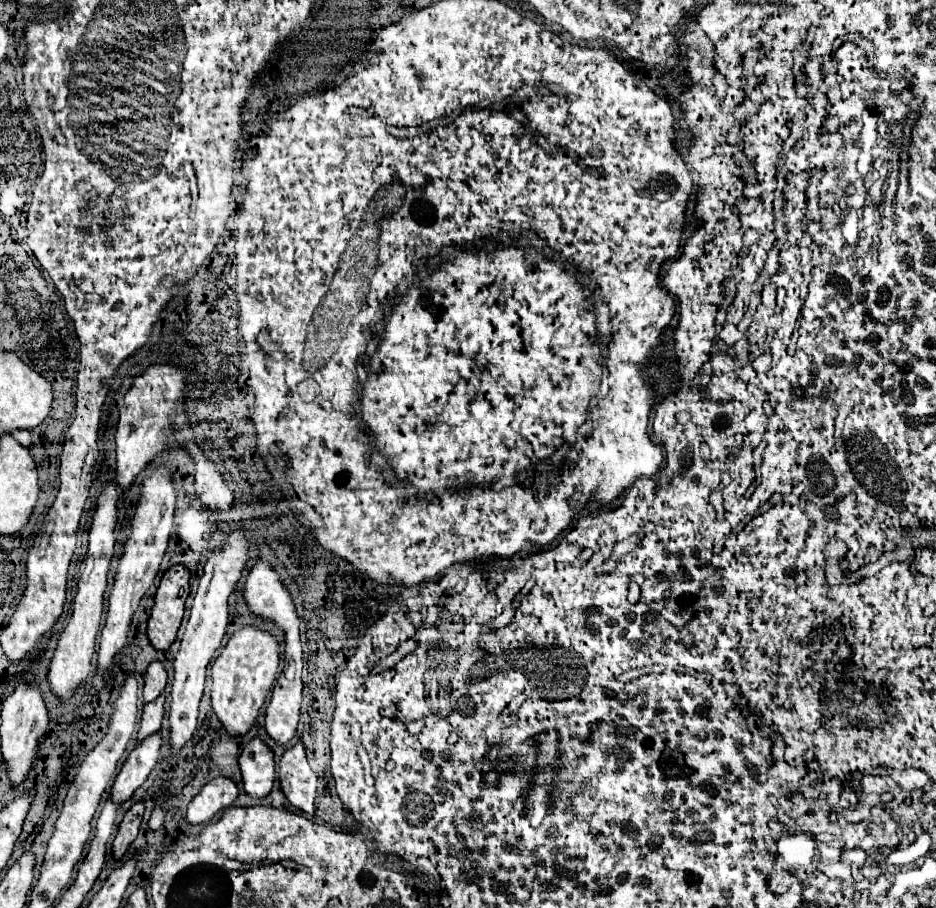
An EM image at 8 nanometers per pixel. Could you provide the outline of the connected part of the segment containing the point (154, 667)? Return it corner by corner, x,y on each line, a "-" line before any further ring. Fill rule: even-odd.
152,662
146,670
146,676
144,676
144,702
152,702
156,700
156,696
160,696
164,692
164,686
166,686
166,668
162,662

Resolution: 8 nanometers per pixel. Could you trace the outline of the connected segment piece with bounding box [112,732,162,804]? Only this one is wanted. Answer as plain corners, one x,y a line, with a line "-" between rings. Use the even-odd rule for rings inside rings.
156,732
154,736
144,738
130,752
130,756
122,764
120,774
116,776
114,786
112,786
112,800
116,804
122,804
124,800
128,800
134,794
134,790
144,784
144,780
148,778
148,774
158,762
160,746
162,746
162,736
160,732

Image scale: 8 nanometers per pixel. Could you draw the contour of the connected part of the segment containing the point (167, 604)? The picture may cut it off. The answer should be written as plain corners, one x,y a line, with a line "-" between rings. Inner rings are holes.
182,564
170,566
158,586
154,608
148,618
148,638
156,650
166,650
176,638
190,592
190,570

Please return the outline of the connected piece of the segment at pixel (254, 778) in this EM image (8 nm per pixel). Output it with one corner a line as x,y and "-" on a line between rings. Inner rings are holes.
252,738
240,754
244,790
254,798
264,798
274,782
274,752
262,738

